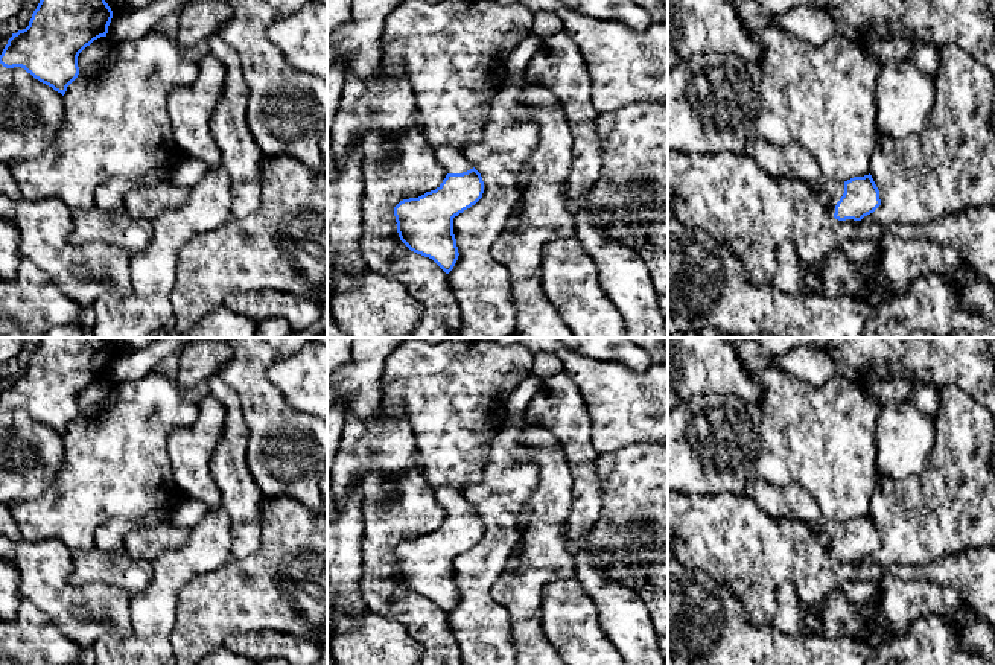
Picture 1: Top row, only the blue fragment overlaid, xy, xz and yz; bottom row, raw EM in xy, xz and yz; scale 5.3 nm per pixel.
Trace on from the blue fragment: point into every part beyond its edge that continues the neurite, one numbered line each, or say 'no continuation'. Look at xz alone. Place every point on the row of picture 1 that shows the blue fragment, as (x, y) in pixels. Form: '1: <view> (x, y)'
1: xz (454, 160)

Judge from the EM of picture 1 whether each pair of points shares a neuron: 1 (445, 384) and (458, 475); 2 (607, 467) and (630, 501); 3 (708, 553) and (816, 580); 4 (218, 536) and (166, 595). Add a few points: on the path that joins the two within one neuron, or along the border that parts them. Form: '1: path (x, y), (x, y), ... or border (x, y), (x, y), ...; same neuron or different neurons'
1: path (454, 407), (454, 452); same neuron
2: path (615, 475), (630, 493); same neuron
3: path (735, 553), (788, 554); same neuron
4: path (203, 548), (171, 580); same neuron

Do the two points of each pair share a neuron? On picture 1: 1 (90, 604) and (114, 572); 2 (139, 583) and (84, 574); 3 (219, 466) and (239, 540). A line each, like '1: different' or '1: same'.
1: different
2: same
3: same

